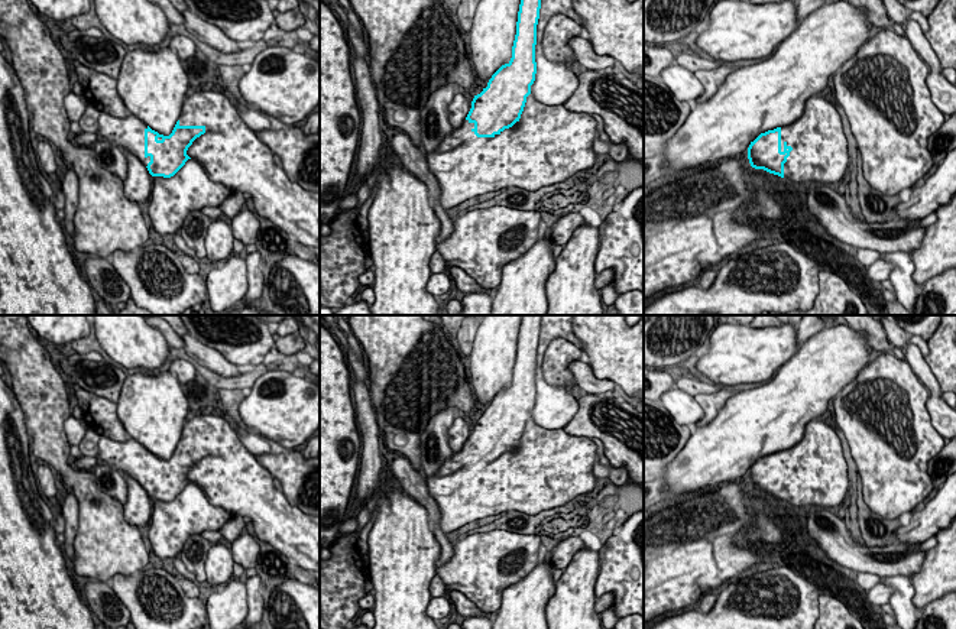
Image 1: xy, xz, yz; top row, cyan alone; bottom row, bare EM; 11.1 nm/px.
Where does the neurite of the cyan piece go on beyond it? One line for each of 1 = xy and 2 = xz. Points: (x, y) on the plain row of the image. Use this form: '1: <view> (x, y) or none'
1: xy (230, 476)
2: xz (550, 467)

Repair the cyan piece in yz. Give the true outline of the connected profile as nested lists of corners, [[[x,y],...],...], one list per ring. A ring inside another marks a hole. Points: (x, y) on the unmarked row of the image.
[[[811,419],[794,447],[761,457],[748,471],[752,492],[793,508],[839,506],[848,492],[848,463],[840,438],[827,424]]]

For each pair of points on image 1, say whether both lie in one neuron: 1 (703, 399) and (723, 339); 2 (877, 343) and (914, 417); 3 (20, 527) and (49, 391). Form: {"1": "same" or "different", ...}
{"1": "different", "2": "different", "3": "different"}

